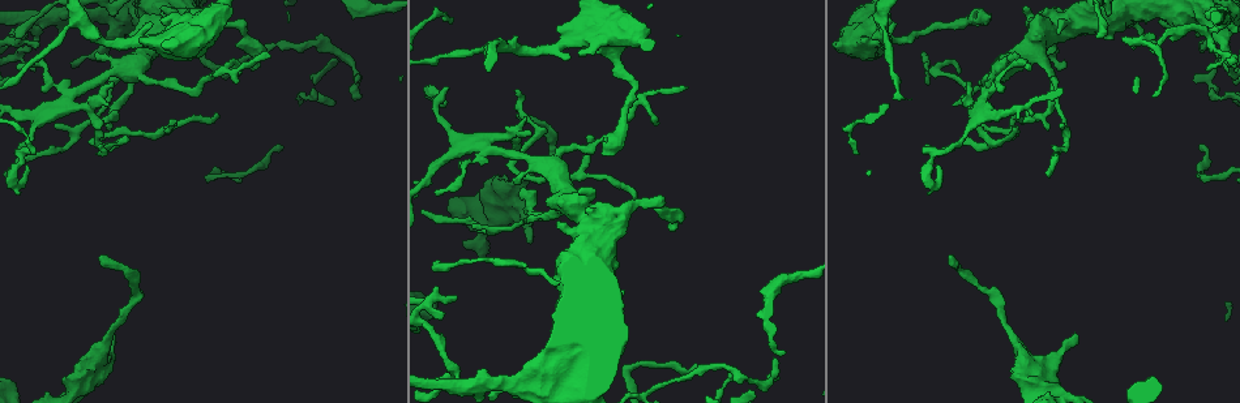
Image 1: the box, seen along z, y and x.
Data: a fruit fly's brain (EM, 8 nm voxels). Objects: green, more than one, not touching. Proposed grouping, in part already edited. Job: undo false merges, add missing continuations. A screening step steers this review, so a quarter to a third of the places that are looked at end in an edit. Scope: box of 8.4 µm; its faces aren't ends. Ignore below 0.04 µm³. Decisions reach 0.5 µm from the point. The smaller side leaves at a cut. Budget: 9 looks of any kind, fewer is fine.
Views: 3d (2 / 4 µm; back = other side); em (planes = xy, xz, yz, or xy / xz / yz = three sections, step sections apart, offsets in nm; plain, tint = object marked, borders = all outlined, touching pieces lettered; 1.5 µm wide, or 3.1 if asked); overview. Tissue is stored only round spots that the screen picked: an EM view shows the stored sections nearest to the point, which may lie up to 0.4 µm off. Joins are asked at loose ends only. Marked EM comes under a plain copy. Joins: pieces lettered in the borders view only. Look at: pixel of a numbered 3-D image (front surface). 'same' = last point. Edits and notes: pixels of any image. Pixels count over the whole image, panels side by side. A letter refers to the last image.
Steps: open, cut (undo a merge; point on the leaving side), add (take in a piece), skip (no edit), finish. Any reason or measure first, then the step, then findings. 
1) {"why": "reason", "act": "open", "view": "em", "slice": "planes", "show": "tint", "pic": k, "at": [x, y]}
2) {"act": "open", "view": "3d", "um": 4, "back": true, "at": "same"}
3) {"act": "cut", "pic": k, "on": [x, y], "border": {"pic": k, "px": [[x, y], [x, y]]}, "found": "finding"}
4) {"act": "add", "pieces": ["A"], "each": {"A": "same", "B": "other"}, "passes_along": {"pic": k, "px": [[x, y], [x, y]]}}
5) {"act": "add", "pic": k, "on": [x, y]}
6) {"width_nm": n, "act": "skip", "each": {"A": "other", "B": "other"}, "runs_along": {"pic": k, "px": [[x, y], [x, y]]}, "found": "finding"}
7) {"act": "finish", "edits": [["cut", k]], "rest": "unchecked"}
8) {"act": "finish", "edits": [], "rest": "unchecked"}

{"why": "branch stops here", "act": "open", "view": "3d", "um": 4, "pic": 1, "at": [530, 136]}

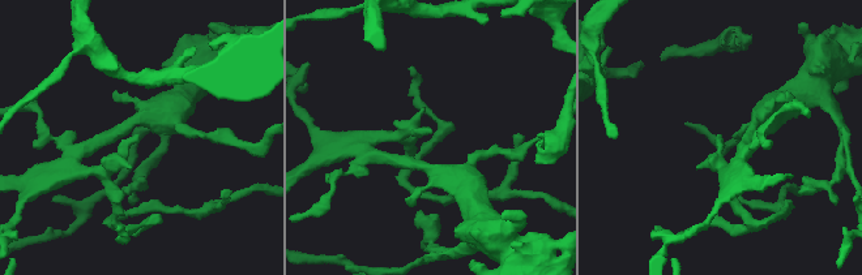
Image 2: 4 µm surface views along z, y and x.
{"act": "open", "view": "em", "slice": "yz", "step": 8, "show": "borders", "pic": 2, "at": [430, 133]}

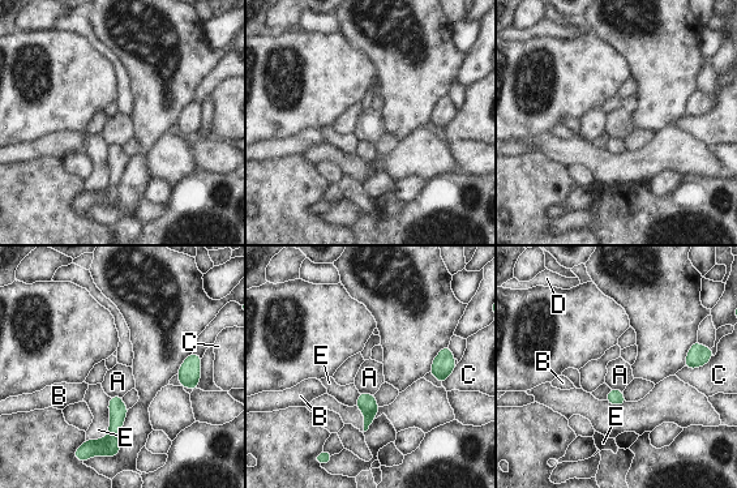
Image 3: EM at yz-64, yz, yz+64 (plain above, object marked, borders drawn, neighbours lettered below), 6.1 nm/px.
{"why": "another direction", "act": "open", "view": "em", "slice": "planes", "show": "borders", "at": "same"}

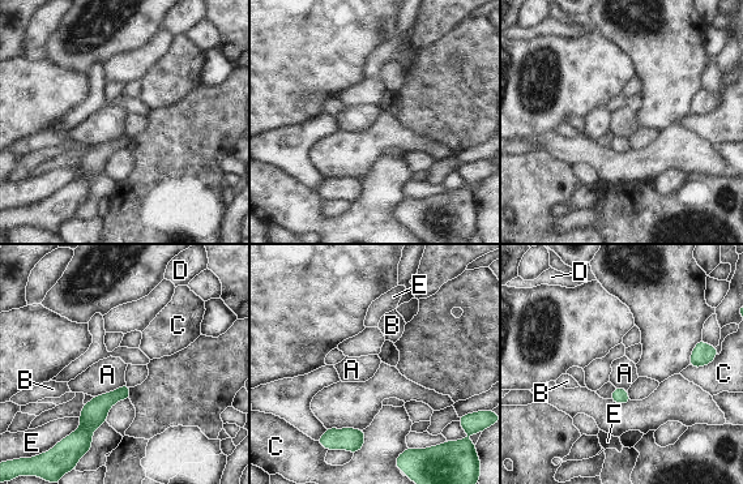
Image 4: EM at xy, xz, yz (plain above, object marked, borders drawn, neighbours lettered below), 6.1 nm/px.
{"width_nm": 100, "longest_contact_nm": ["E", 260], "act": "skip", "each": {"A": "other", "B": "other", "C": "other", "D": "other", "E": "other"}, "found": "no lettered piece goes on from it"}

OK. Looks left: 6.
{"why": "free end", "act": "open", "view": "em", "slice": "xy", "step": 4, "show": "tint", "pic": 1, "at": [668, 230]}

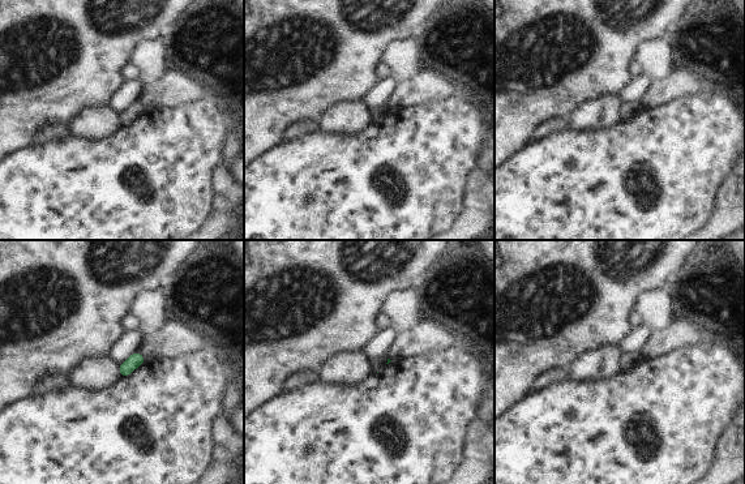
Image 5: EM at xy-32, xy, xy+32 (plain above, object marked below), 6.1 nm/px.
{"act": "open", "view": "em", "slice": "xy", "step": 4, "show": "borders", "at": "same"}

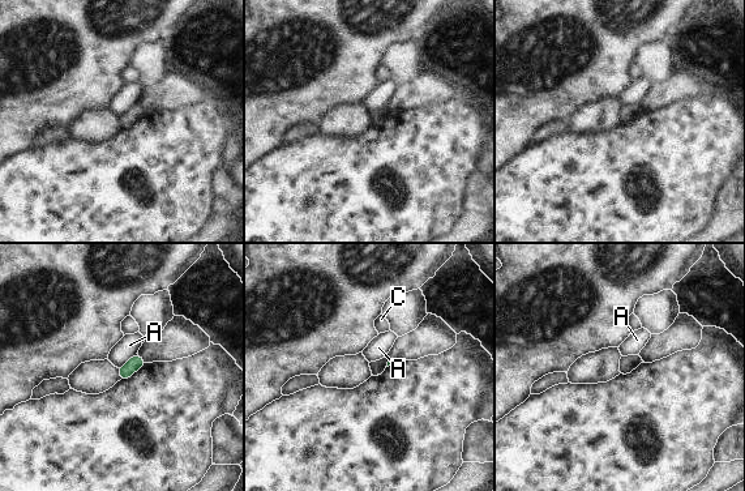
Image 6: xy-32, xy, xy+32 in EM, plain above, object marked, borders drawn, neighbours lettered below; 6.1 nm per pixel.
{"longest_contact_nm": ["A", 150], "act": "skip", "each": {"A": "other", "C": "other"}, "found": "no lettered piece goes on from it"}

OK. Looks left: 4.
{"why": "free end", "act": "open", "view": "3d", "um": 4, "pic": 1, "at": [443, 104]}

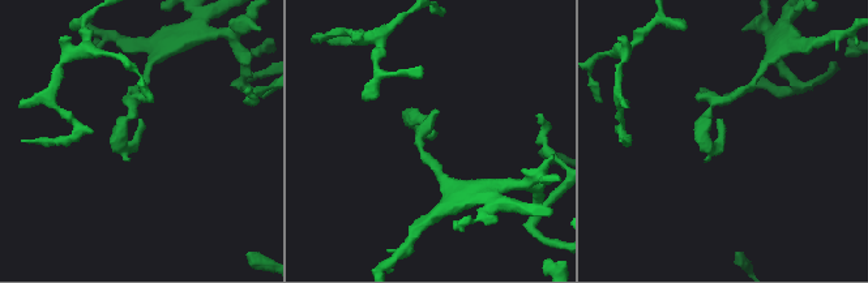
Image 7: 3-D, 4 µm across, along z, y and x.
{"act": "open", "view": "em", "slice": "yz", "step": 8, "show": "borders", "pic": 7, "at": [140, 121]}

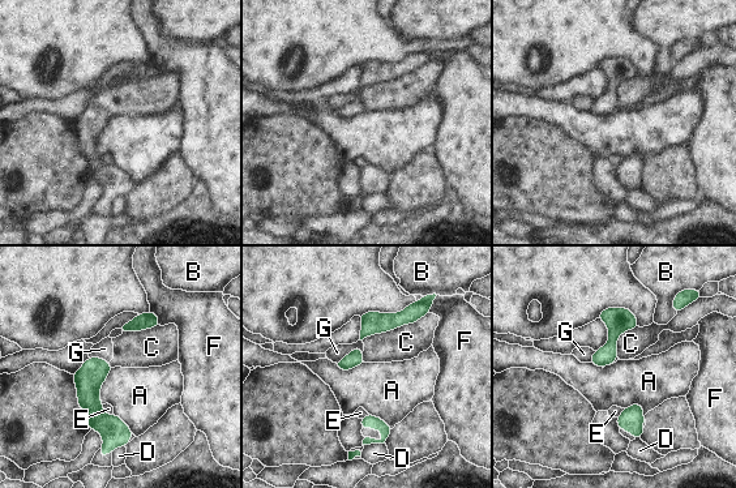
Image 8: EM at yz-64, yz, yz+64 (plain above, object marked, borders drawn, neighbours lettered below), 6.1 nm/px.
{"longest_contact_nm": ["C", 440], "act": "skip", "each": {"A": "other", "B": "other", "C": "other", "D": "other", "E": "other", "F": "other", "G": "other"}, "border": {"pic": 8, "px": [[112, 368], [101, 388], [102, 405]]}, "found": "none of them fits"}

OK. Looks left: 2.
{"act": "finish", "edits": [], "rest": "unchecked"}

